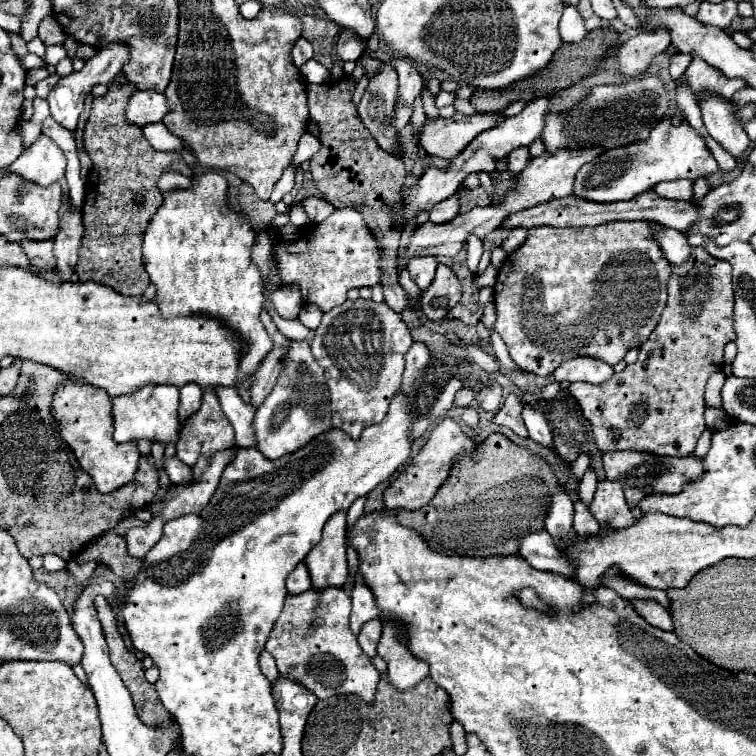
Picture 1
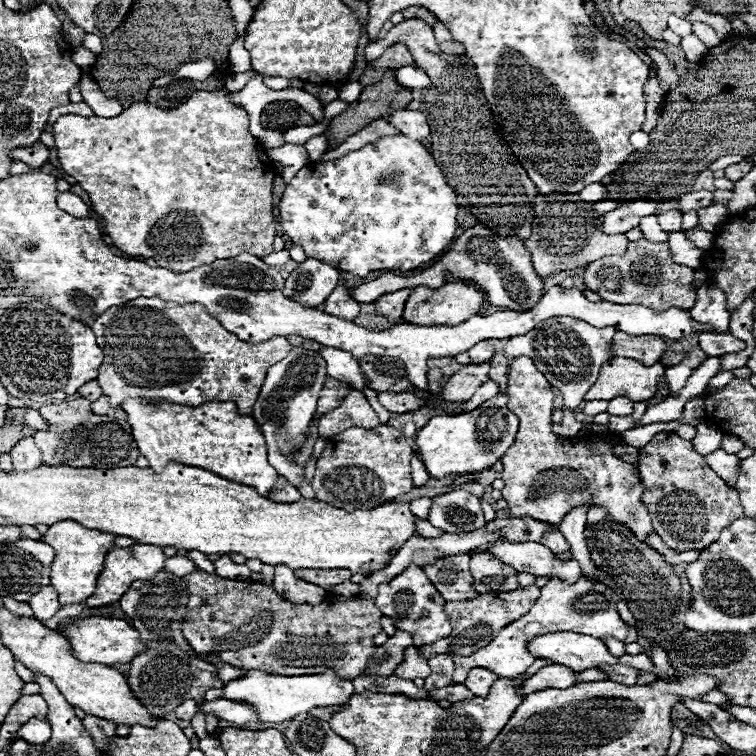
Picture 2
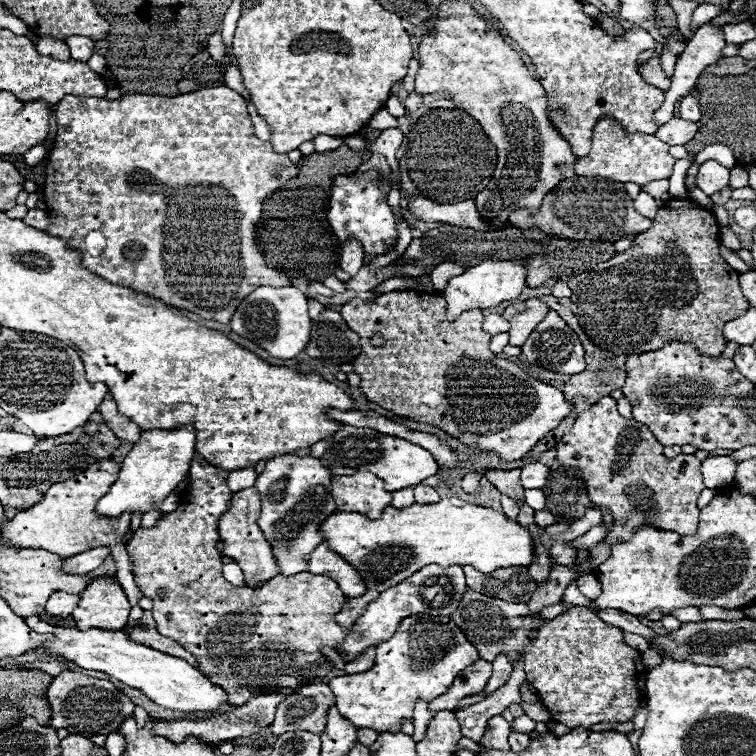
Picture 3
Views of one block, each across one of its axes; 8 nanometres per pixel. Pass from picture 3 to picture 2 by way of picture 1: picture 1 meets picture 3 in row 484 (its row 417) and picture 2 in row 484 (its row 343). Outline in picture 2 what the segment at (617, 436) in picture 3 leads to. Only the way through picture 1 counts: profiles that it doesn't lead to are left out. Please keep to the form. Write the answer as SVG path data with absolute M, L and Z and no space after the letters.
M658 432L648 446L640 448L638 468L646 486L644 502L654 514L654 530L676 552L708 548L732 520L744 518L738 492L714 474L690 440L674 432Z

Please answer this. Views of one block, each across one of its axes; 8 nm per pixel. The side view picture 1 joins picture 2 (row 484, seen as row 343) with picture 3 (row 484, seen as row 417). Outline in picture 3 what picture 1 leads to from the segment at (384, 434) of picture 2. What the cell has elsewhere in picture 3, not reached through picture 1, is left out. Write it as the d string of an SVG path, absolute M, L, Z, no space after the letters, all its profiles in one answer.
M372 472L332 476L332 496L340 512L360 512L372 520L392 502L392 492L384 492L384 482Z

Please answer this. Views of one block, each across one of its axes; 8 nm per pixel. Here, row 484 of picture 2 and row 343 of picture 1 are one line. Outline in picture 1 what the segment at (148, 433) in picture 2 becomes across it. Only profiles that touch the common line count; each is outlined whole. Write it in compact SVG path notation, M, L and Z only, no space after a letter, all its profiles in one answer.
M206 172L202 176L192 178L190 188L176 188L164 192L164 202L146 226L142 258L144 268L150 274L150 280L156 284L156 302L166 318L184 316L184 314L208 314L224 324L240 330L240 338L244 340L246 354L242 356L238 380L246 380L256 374L264 356L272 350L272 340L266 328L260 322L260 312L264 308L264 292L262 292L262 274L258 266L252 262L252 246L256 240L256 232L246 222L242 214L236 214L228 208L228 180L218 172Z

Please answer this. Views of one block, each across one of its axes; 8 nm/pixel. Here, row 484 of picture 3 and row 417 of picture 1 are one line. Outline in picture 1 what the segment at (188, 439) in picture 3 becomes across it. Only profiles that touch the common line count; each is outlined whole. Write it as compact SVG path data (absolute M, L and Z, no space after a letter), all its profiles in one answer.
M146 384L144 388L128 394L112 398L112 418L114 418L114 440L128 442L128 440L160 440L164 444L176 442L180 432L178 420L178 404L180 404L180 390L164 384Z

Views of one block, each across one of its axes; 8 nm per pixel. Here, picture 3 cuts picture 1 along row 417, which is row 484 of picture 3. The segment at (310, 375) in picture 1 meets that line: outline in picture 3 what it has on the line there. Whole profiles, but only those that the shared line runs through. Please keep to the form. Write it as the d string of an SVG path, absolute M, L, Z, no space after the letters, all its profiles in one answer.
M278 456L266 462L264 472L254 484L262 496L262 514L258 526L262 528L266 540L272 544L274 558L280 564L284 576L294 576L308 570L306 558L318 544L320 532L318 526L322 520L336 510L336 504L330 494L330 472L322 466L320 458L314 456Z

